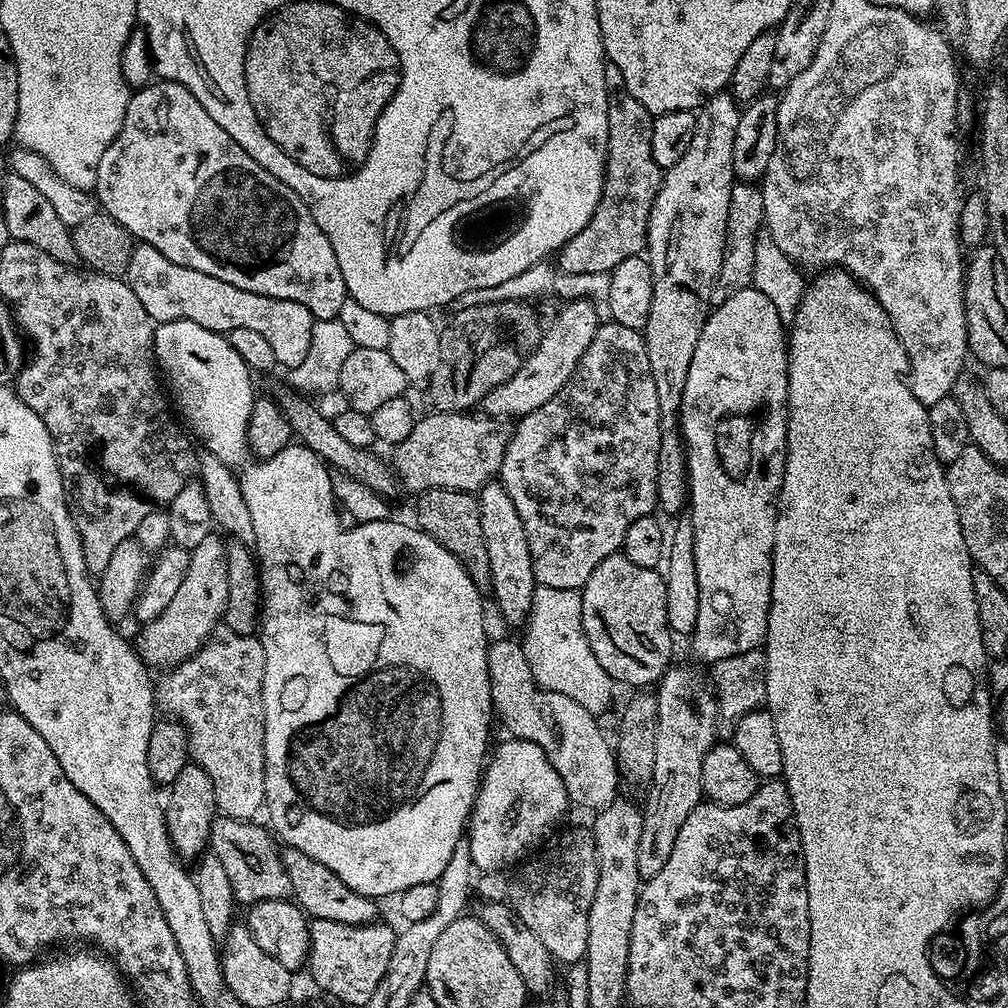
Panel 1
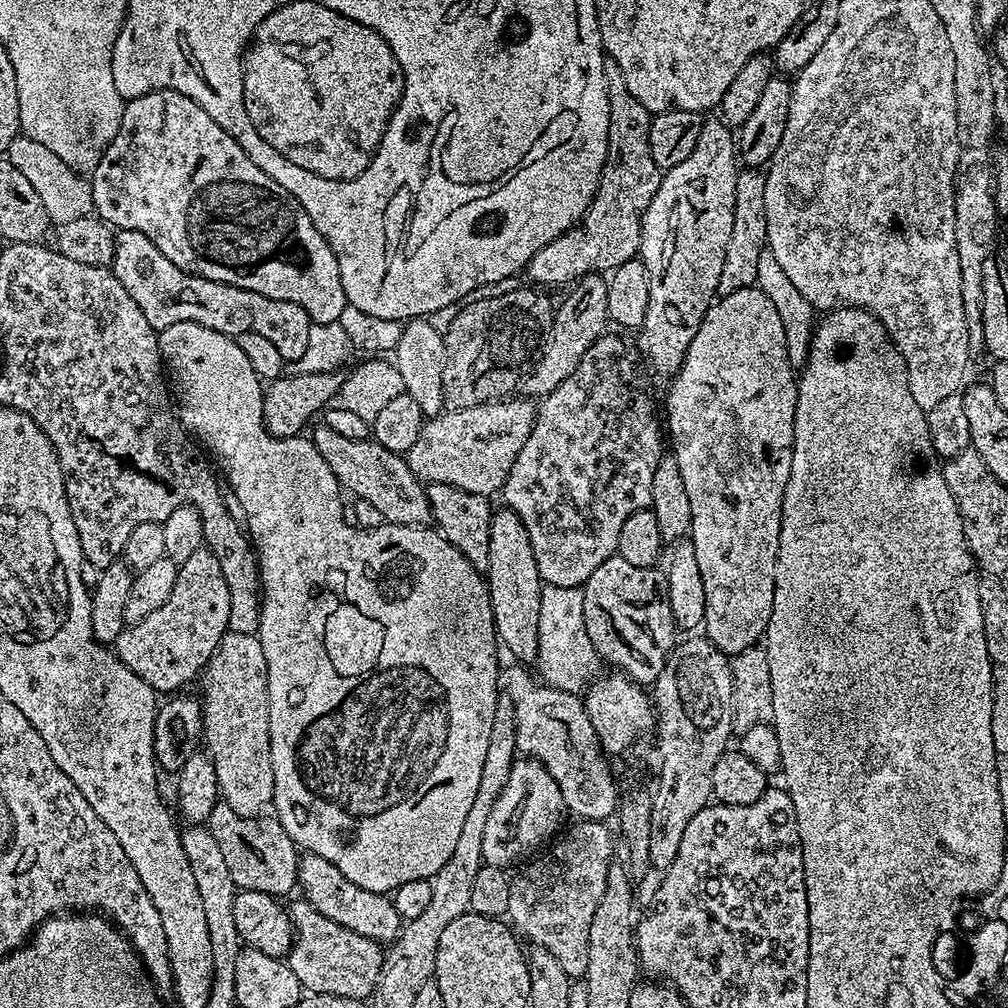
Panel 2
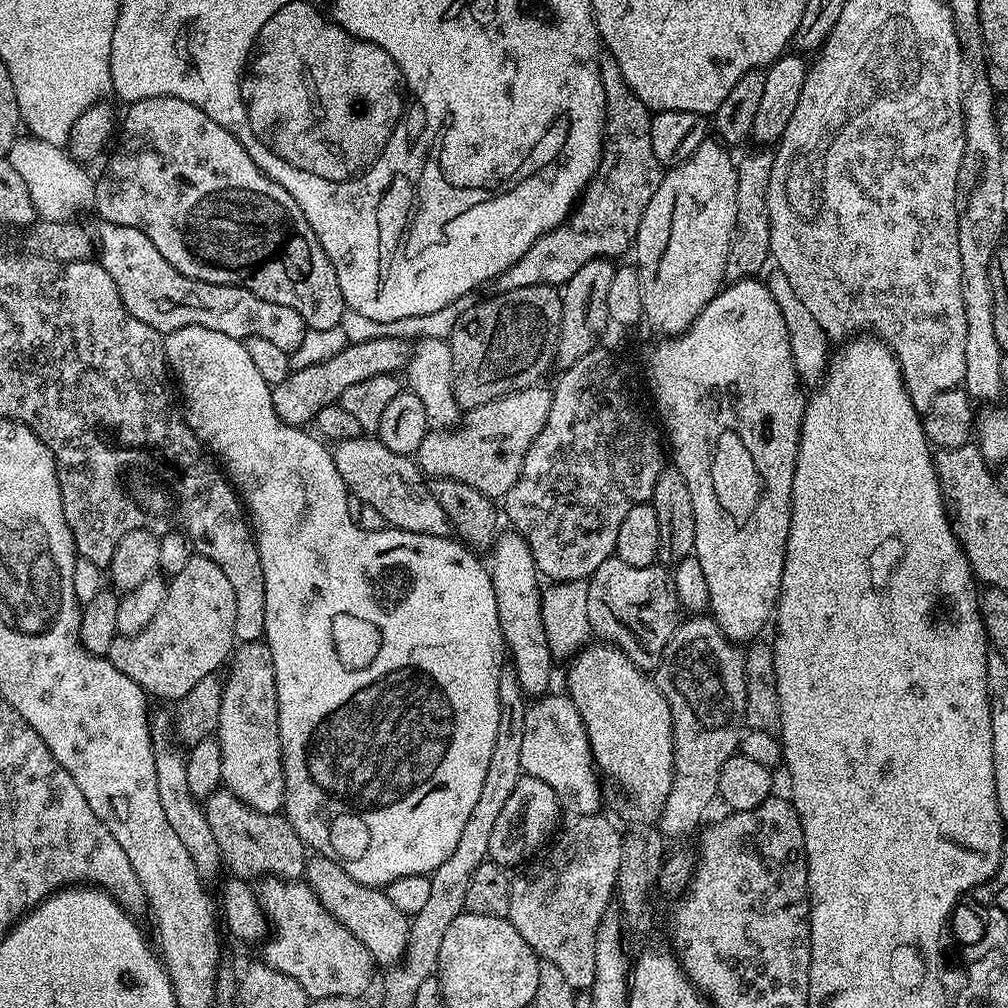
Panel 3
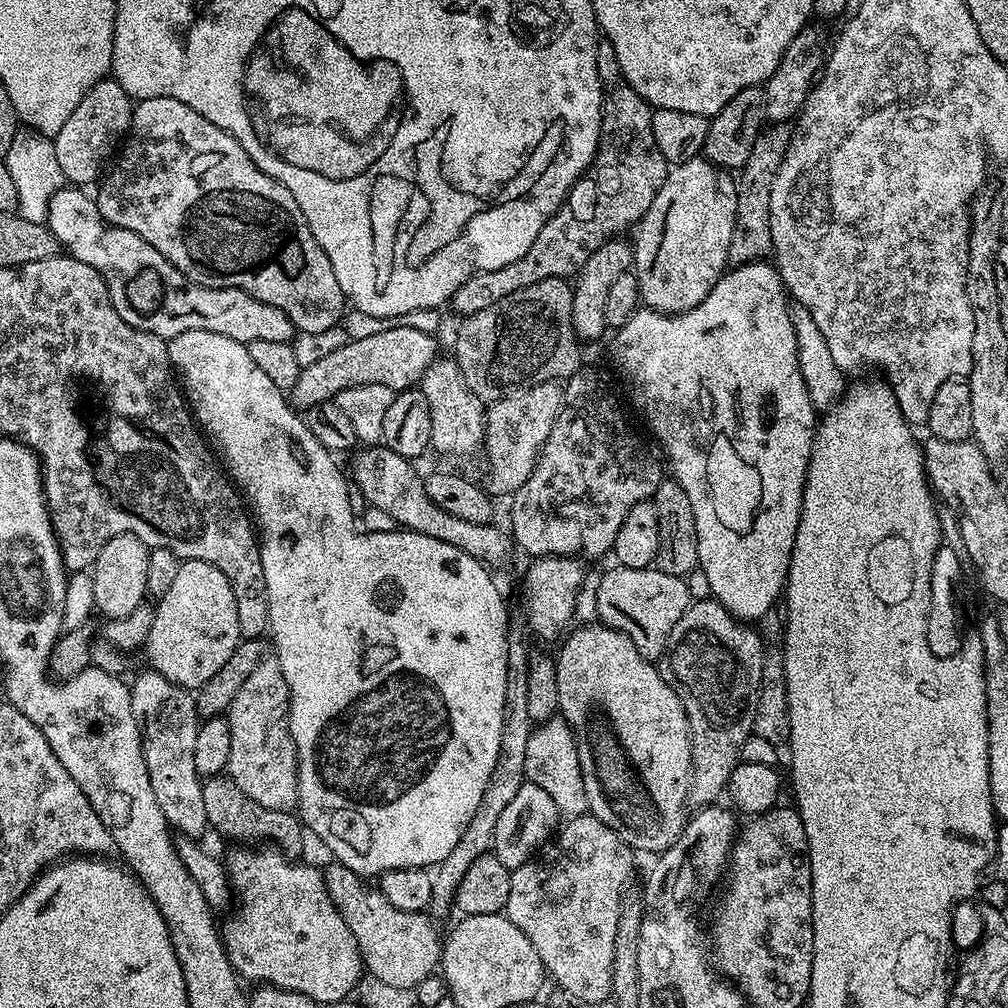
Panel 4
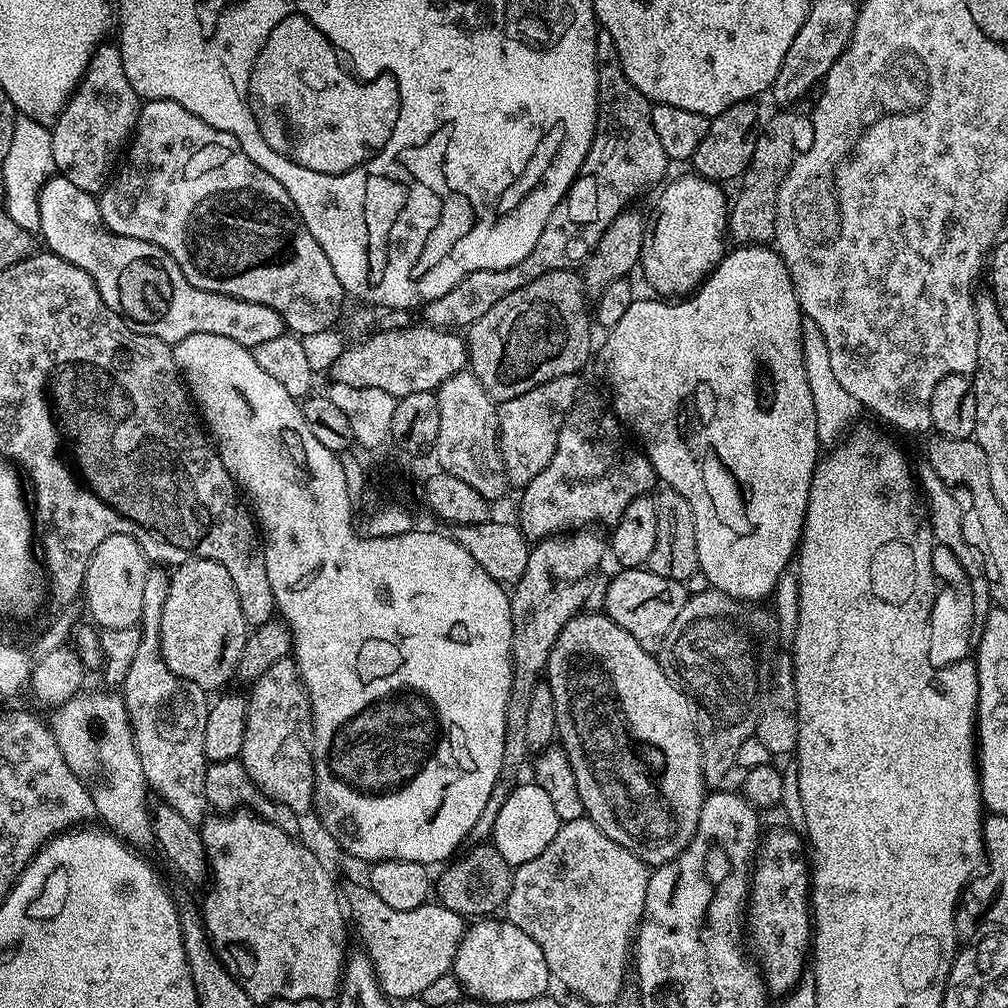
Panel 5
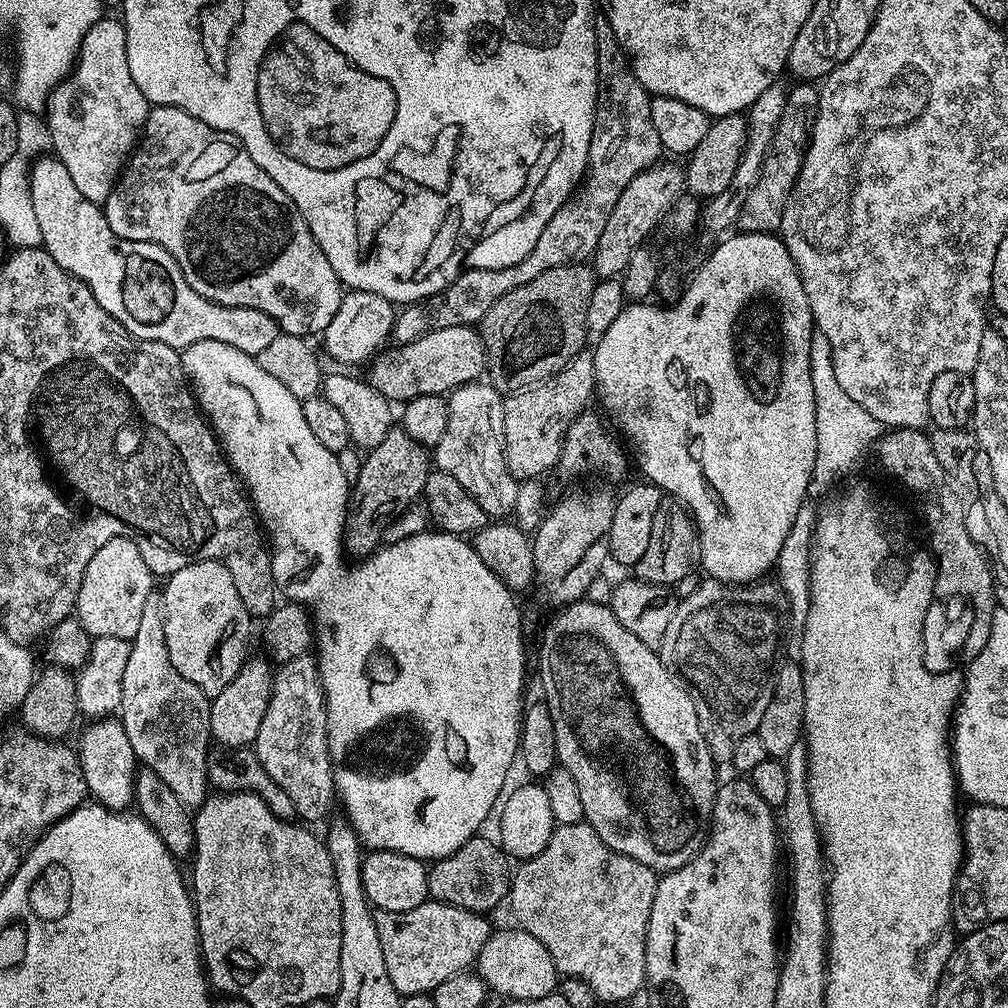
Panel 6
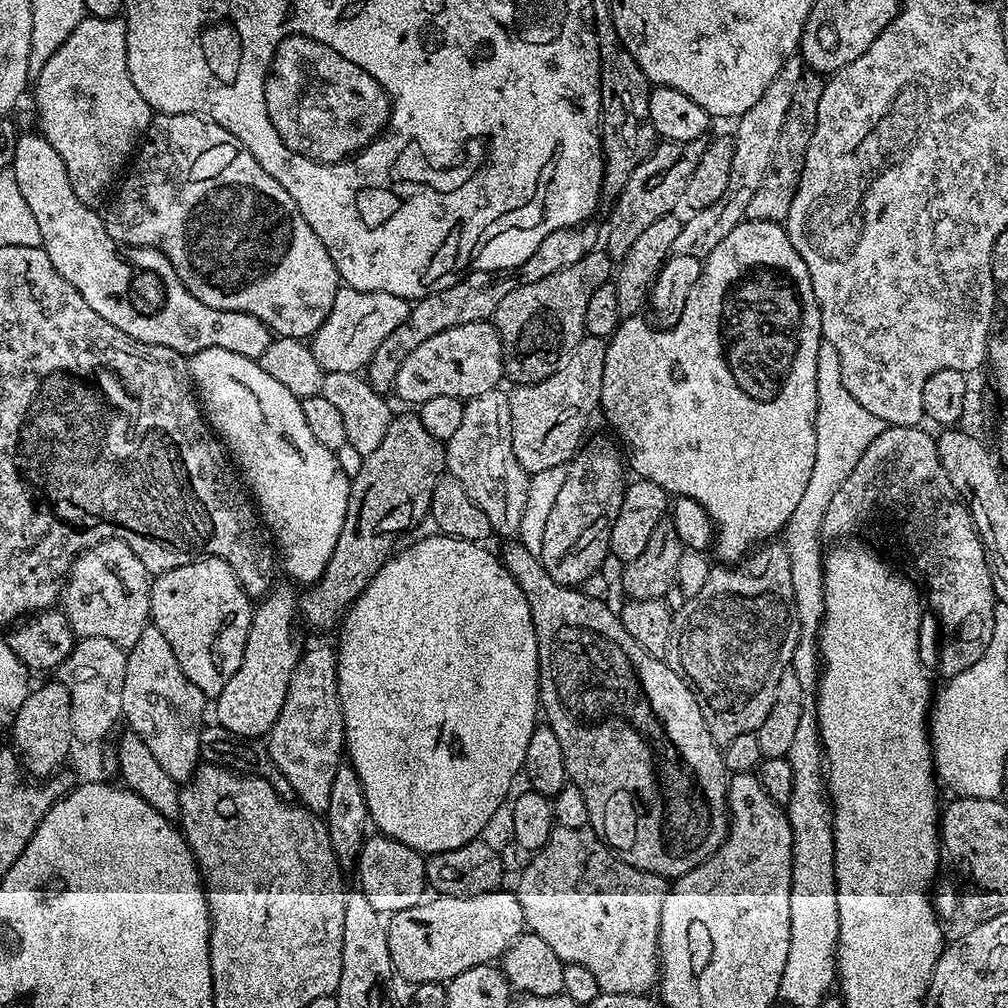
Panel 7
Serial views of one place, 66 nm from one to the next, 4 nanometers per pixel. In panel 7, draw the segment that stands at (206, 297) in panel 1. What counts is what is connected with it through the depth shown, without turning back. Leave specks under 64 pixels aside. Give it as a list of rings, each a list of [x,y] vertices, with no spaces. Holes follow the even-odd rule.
[[[28,130],[17,135],[11,171],[38,222],[38,234],[44,253],[54,262],[54,270],[86,298],[86,303],[106,318],[110,326],[118,326],[130,338],[147,344],[166,346],[192,357],[195,352],[217,348],[242,354],[259,361],[274,334],[254,314],[234,310],[214,310],[206,302],[198,302],[178,278],[174,266],[157,248],[130,248],[116,243],[104,225],[103,215],[95,208],[78,202],[74,186],[66,174],[58,150],[46,142],[39,131]]]

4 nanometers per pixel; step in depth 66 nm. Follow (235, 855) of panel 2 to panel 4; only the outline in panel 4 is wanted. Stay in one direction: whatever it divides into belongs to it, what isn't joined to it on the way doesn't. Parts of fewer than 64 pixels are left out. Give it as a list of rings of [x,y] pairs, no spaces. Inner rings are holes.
[[[227,774],[207,777],[203,785],[202,799],[206,806],[208,827],[213,833],[221,832],[222,835],[236,840],[232,842],[267,842],[289,858],[303,857],[300,855],[304,852],[306,829],[299,815],[282,810],[266,810],[266,806],[258,806],[258,802],[248,797],[238,787],[238,782],[231,780]]]

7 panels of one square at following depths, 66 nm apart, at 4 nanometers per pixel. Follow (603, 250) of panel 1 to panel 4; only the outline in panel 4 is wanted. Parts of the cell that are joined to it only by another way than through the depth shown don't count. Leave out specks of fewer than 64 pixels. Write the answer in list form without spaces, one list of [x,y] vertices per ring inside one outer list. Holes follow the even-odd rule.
[[[601,39],[596,46],[596,65],[600,75],[601,84],[605,85],[604,105],[600,115],[600,141],[596,147],[596,153],[589,164],[588,169],[576,180],[576,185],[568,191],[568,196],[564,199],[554,215],[538,230],[538,238],[510,266],[502,266],[498,270],[486,270],[476,272],[452,295],[450,308],[457,312],[457,317],[463,318],[470,314],[478,314],[478,310],[486,310],[486,306],[494,306],[494,302],[502,302],[502,298],[510,298],[514,290],[522,290],[526,286],[534,286],[534,282],[542,282],[546,278],[575,277],[582,265],[588,261],[590,254],[598,250],[598,246],[605,244],[607,240],[619,237],[624,231],[635,229],[636,225],[650,210],[650,202],[658,194],[662,182],[666,182],[670,165],[666,158],[662,158],[662,150],[658,150],[658,142],[654,142],[654,130],[652,129],[653,109],[641,96],[628,84],[624,83],[624,76],[618,66],[618,58],[610,46],[610,42]]]

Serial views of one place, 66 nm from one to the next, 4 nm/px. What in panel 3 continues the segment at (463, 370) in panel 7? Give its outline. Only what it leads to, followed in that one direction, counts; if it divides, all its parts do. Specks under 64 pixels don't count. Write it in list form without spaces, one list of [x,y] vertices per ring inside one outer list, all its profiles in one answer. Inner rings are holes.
[[[398,337],[376,338],[357,344],[348,343],[332,358],[307,366],[306,369],[292,371],[285,380],[272,385],[272,405],[282,422],[295,428],[311,425],[318,410],[322,410],[322,406],[339,402],[344,391],[354,386],[354,382],[364,382],[366,378],[375,376],[403,373],[407,369],[409,355],[409,341]]]

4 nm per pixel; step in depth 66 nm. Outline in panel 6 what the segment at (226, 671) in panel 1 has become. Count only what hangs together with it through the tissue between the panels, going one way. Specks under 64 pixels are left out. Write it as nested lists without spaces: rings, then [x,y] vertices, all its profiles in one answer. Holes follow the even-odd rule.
[[[305,654],[288,660],[275,669],[272,681],[272,697],[266,706],[266,714],[262,718],[262,726],[258,726],[254,751],[258,762],[262,762],[262,770],[290,794],[296,807],[297,817],[304,822],[320,820],[328,812],[334,799],[332,787],[332,759],[328,753],[328,715],[324,701],[324,687],[320,681],[320,670],[315,655]]]

